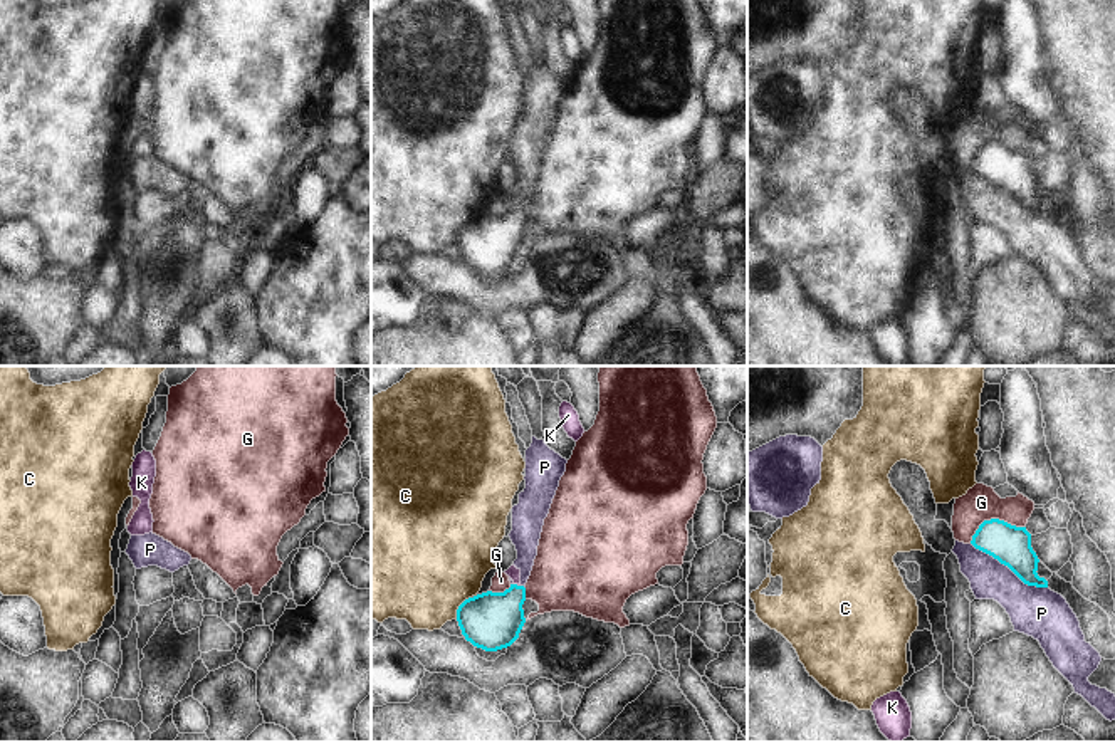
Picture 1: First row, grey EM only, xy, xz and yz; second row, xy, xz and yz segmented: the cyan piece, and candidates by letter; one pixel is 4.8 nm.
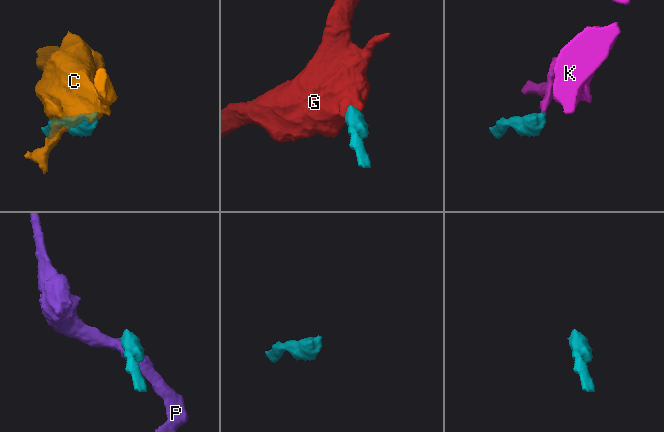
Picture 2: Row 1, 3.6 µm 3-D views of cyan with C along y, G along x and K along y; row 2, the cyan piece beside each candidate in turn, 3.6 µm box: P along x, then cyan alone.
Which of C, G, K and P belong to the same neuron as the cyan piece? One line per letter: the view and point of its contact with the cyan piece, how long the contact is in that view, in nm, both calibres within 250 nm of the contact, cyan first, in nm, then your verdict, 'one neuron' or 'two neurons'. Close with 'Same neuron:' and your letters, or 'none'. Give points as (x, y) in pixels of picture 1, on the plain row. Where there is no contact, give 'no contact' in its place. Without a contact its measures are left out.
C: xz (459, 230) | 130 nm | 280/500 nm | two neurons
G: yz (993, 143) | 280 nm | 190/170 nm | two neurons
K: xz (516, 209) | 40 nm | 280/60 nm | one neuron
P: yz (1010, 192) | 420 nm | 190/240 nm | two neurons
Same neuron: K

